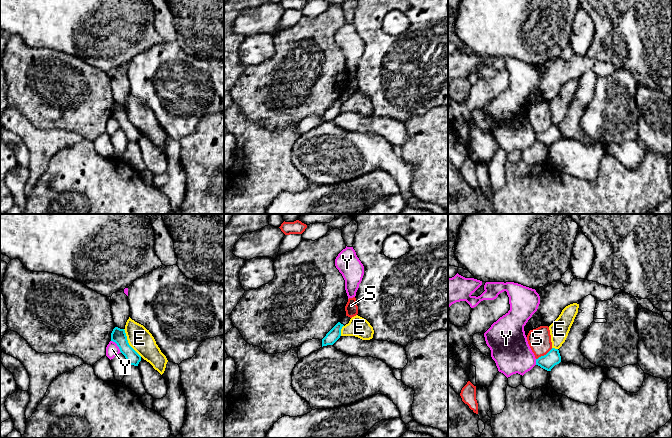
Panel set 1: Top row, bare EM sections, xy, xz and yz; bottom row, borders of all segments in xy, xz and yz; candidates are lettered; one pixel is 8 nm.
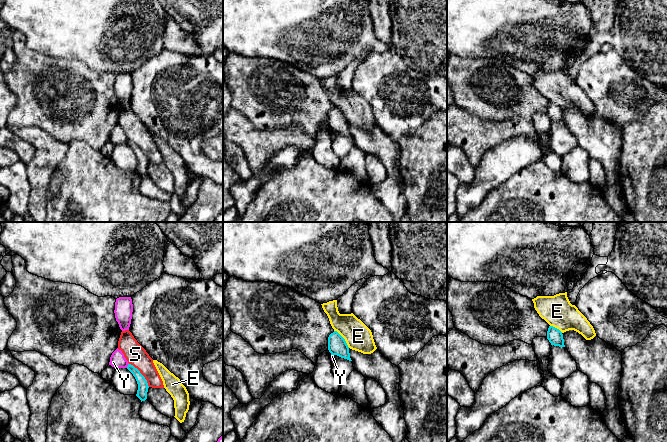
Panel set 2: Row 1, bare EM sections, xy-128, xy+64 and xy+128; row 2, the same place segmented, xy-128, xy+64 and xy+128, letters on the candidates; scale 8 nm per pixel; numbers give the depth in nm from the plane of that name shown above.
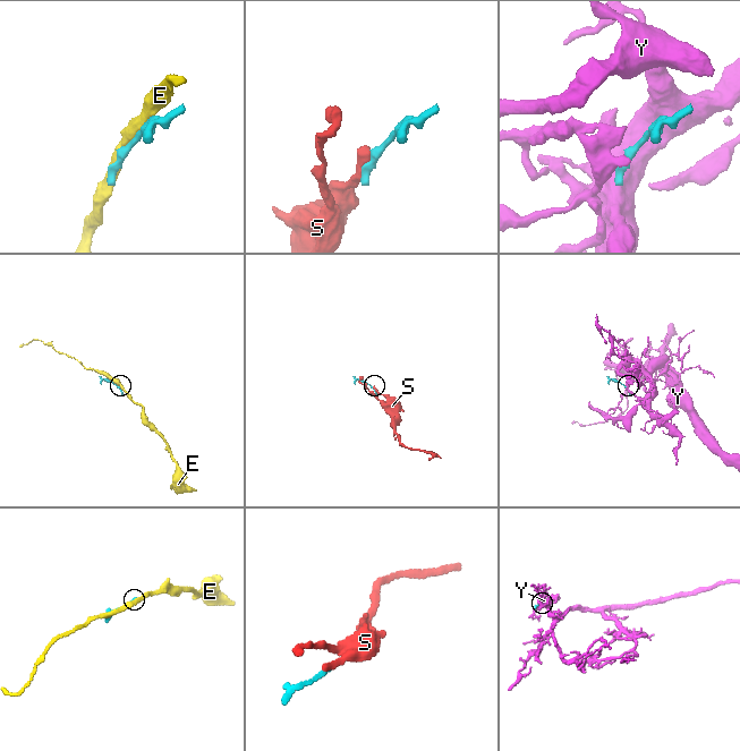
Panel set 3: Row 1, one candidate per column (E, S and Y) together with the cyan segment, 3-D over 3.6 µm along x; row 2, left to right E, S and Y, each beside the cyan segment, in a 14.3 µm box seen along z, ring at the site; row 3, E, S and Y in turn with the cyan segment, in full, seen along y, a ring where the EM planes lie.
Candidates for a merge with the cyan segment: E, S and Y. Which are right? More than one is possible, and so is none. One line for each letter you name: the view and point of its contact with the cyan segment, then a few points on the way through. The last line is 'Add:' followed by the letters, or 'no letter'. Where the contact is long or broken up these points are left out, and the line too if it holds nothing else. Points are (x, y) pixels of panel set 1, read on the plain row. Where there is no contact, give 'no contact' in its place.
Add: no letter

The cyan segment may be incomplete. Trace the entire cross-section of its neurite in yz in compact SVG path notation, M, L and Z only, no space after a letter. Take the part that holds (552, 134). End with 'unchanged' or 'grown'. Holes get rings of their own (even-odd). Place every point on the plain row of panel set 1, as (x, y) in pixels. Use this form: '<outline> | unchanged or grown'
M552 124L546 131L536 135L536 141L551 147L551 145L561 138L561 132L558 125Z | unchanged

